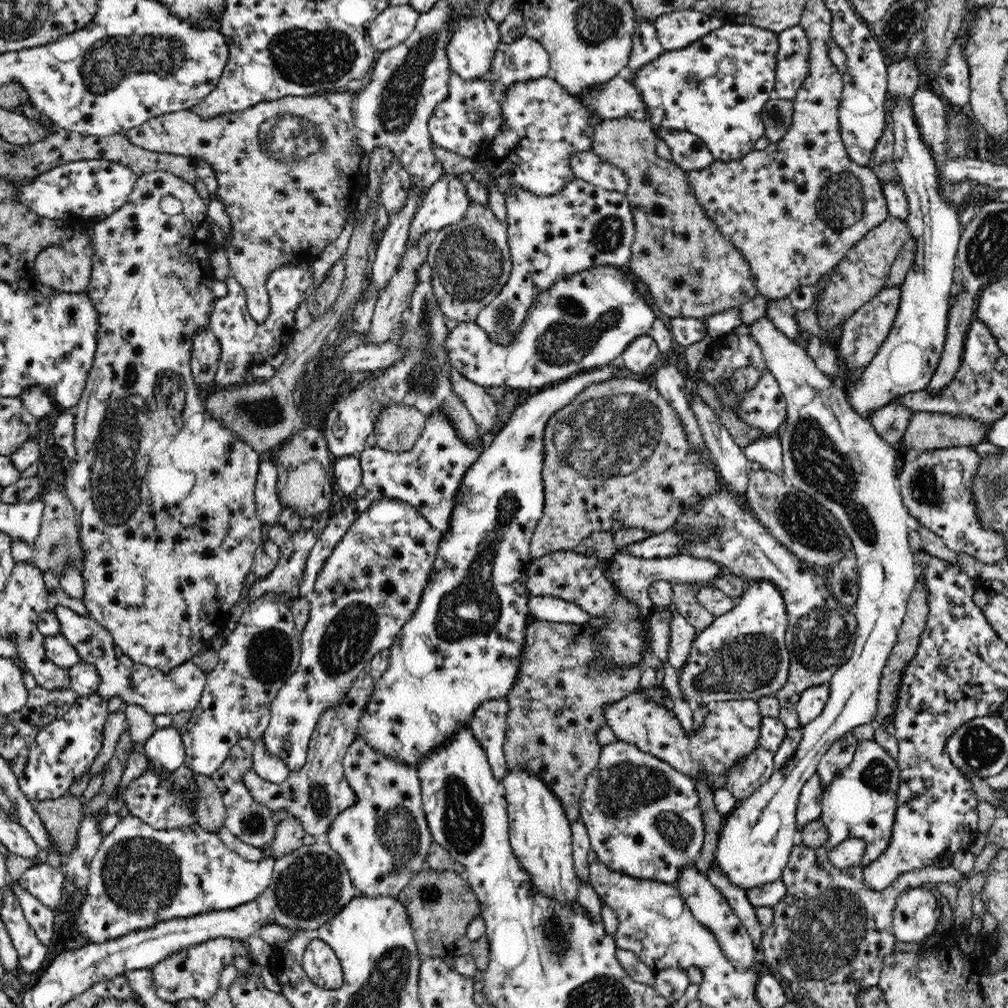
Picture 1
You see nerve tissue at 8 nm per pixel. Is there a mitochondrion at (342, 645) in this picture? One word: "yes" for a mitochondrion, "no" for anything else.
yes

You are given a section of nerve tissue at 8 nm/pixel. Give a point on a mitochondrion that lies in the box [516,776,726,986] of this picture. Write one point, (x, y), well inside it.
(556, 932)

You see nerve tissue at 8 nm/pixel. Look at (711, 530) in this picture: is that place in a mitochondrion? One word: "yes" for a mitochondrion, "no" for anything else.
yes

